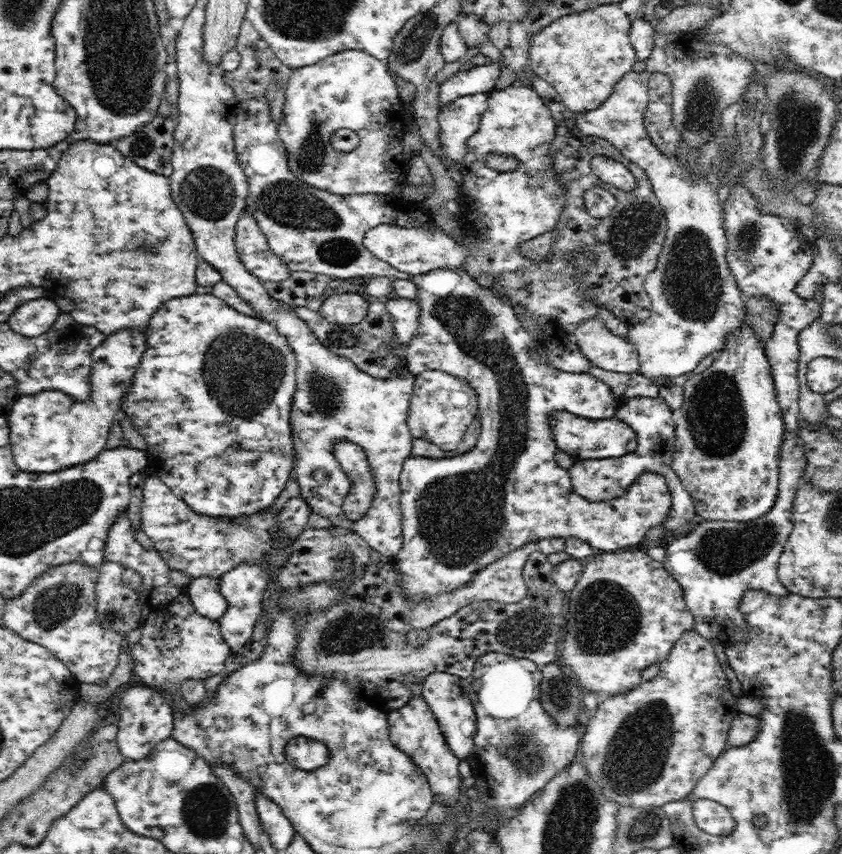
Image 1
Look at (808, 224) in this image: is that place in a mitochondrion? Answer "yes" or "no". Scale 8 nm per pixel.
no

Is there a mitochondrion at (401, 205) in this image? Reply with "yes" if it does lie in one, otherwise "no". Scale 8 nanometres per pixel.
no

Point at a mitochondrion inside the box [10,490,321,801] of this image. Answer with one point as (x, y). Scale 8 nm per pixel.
(55, 604)

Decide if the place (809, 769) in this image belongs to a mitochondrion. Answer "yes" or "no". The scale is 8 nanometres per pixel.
yes

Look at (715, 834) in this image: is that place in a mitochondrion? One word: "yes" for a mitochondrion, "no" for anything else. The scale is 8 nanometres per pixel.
no

